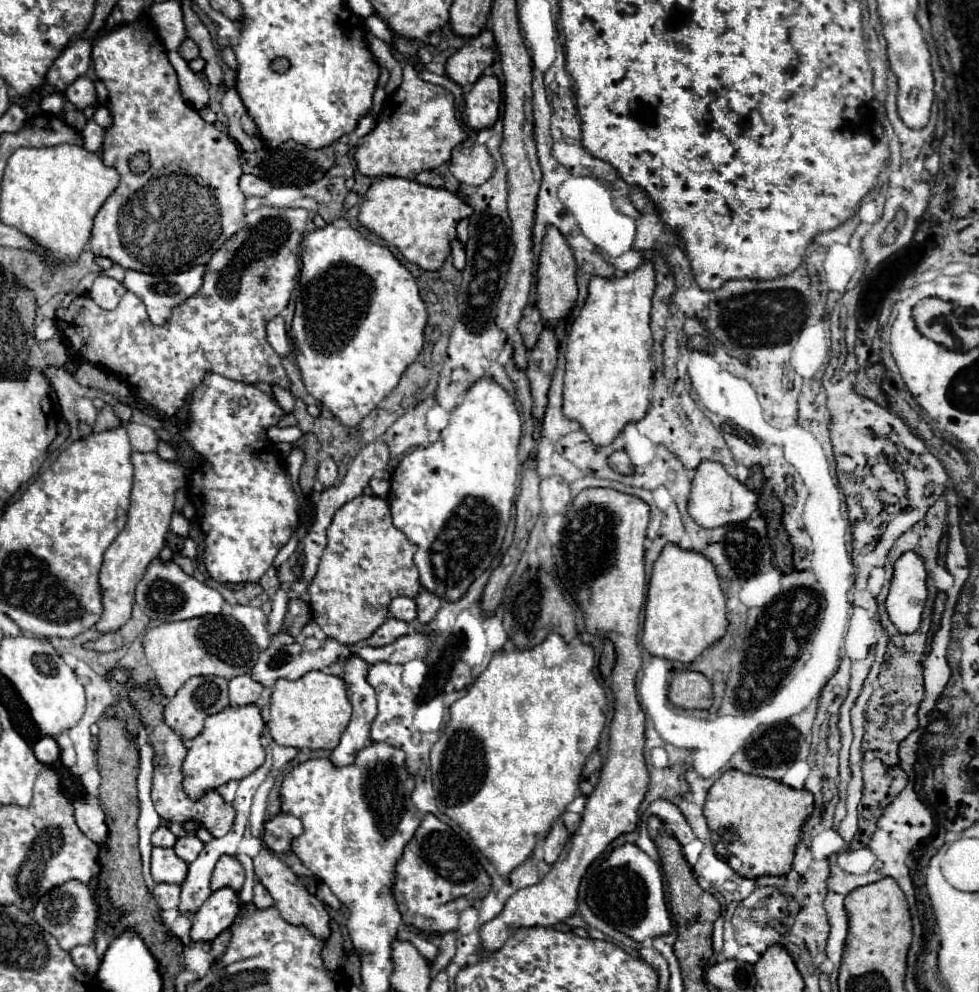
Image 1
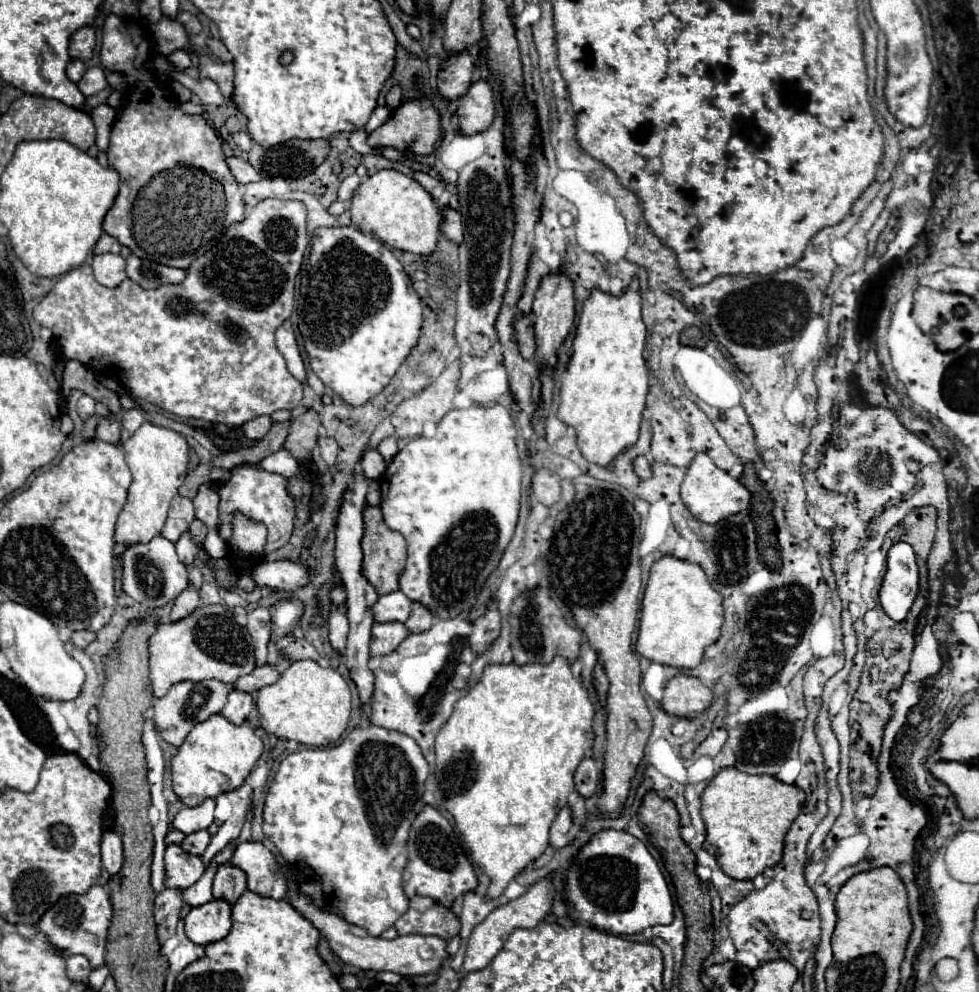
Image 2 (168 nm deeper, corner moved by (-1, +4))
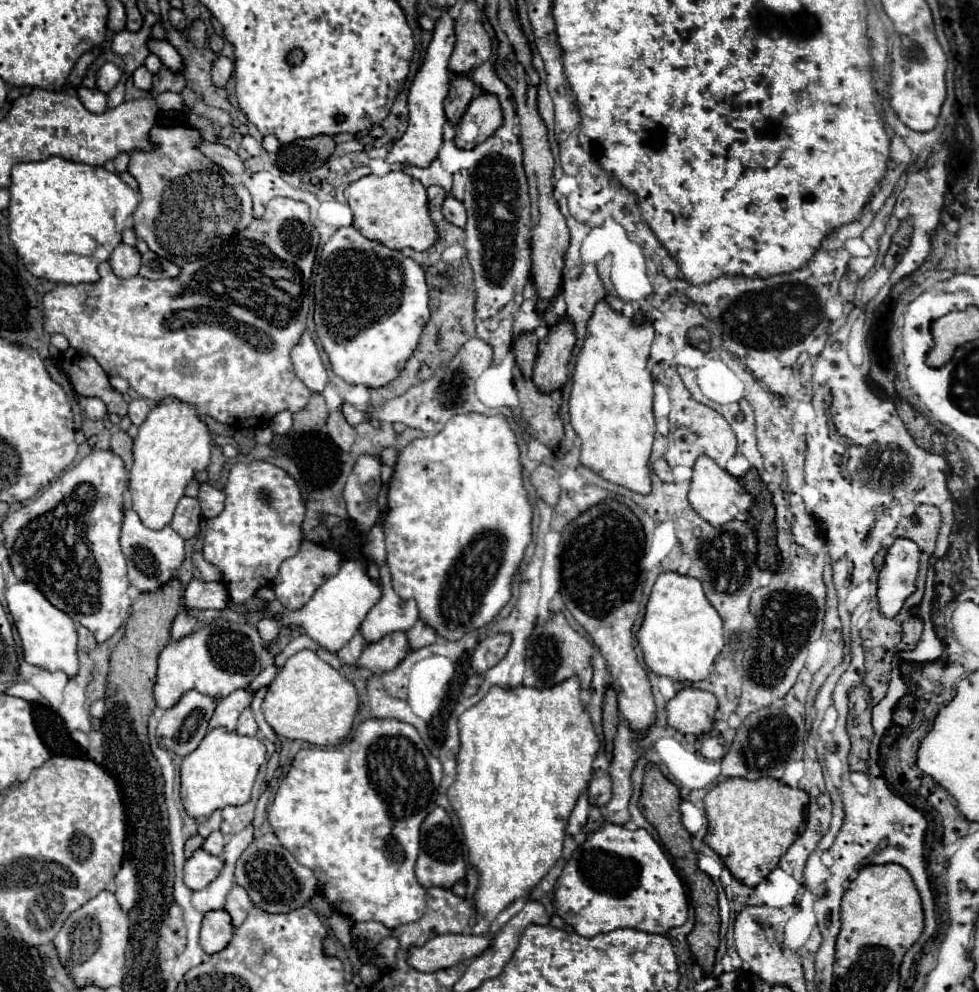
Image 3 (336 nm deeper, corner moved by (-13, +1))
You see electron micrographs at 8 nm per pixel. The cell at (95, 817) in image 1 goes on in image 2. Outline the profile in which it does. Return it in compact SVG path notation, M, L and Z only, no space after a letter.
M104 832L102 838L102 864L110 876L116 876L123 865L123 849L116 832Z

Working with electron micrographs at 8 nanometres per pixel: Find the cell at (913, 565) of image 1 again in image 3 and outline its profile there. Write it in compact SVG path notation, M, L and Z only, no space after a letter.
M896 539L888 549L886 563L878 575L878 601L884 617L896 617L904 601L916 591L920 549L914 541Z

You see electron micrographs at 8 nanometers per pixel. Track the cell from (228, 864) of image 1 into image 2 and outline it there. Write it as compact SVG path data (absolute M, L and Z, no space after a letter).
M230 864L218 866L212 886L216 900L226 900L228 904L236 904L236 900L242 896L244 890L246 890L246 878L242 870L236 870Z

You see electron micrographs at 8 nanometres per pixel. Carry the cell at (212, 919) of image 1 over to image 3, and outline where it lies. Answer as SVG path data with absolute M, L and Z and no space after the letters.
M208 911L200 929L200 945L206 953L218 953L228 947L234 927L226 911Z

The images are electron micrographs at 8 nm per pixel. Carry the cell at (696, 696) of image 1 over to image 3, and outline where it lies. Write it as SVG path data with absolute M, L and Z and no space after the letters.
M684 687L666 703L668 725L680 733L704 735L714 725L718 699L710 691Z

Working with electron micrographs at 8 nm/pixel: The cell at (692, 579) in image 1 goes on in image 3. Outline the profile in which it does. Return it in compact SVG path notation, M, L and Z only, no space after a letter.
M674 571L662 573L656 579L646 605L642 627L636 637L648 669L652 669L656 675L692 683L710 675L710 667L724 647L722 617L706 599L702 583L694 577Z

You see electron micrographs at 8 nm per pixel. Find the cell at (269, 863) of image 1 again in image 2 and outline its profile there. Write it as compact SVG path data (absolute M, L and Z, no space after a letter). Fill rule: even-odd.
M288 892L290 896L290 904L300 910L320 932L322 936L328 940L332 952L350 966L356 966L360 970L390 970L396 972L400 976L424 976L424 974L432 974L438 972L442 968L442 964L450 958L446 952L446 940L442 940L440 936L422 936L422 934L410 934L410 936L398 936L394 940L384 940L384 938L376 938L370 936L364 928L354 926L350 922L346 922L344 918L338 918L336 914L324 912L320 908L316 908L312 904L312 900L300 892ZM420 946L428 946L432 950L432 956L428 960L420 958Z

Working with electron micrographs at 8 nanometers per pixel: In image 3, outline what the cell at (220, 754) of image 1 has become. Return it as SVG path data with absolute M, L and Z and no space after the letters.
M210 729L206 733L206 737L200 741L200 745L188 753L188 757L184 757L182 767L180 767L180 779L182 779L182 805L186 809L186 813L190 817L210 817L212 811L216 809L224 809L226 805L242 805L250 799L256 775L262 767L262 763L266 761L266 745L258 739L258 737L244 737L238 735L236 731L226 731L226 729Z

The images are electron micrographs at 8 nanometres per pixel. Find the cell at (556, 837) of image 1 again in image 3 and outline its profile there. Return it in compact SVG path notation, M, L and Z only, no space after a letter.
M582 793L580 799L578 799L578 803L576 803L576 807L574 807L574 811L572 811L572 815L570 815L570 819L568 819L568 825L566 825L566 833L568 835L576 837L578 833L584 831L586 817L588 817L588 807L590 807L588 797Z

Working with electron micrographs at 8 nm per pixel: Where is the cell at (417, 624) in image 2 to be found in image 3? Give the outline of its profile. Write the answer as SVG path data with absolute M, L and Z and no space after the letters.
M418 619L416 625L410 631L406 631L406 635L408 635L408 641L410 641L410 649L420 649L420 647L426 647L426 645L432 645L438 639L436 629L432 629L422 619Z

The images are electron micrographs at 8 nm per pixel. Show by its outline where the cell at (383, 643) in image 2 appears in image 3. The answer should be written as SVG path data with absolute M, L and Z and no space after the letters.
M402 631L388 633L376 643L368 643L364 653L360 655L358 665L370 669L372 673L392 671L410 651L408 637Z

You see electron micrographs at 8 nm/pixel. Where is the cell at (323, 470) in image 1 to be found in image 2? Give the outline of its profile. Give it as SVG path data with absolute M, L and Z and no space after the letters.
M320 436L318 438L318 446L320 446L320 454L322 454L322 460L332 466L336 462L336 456L338 456L338 444L334 438L330 436Z

